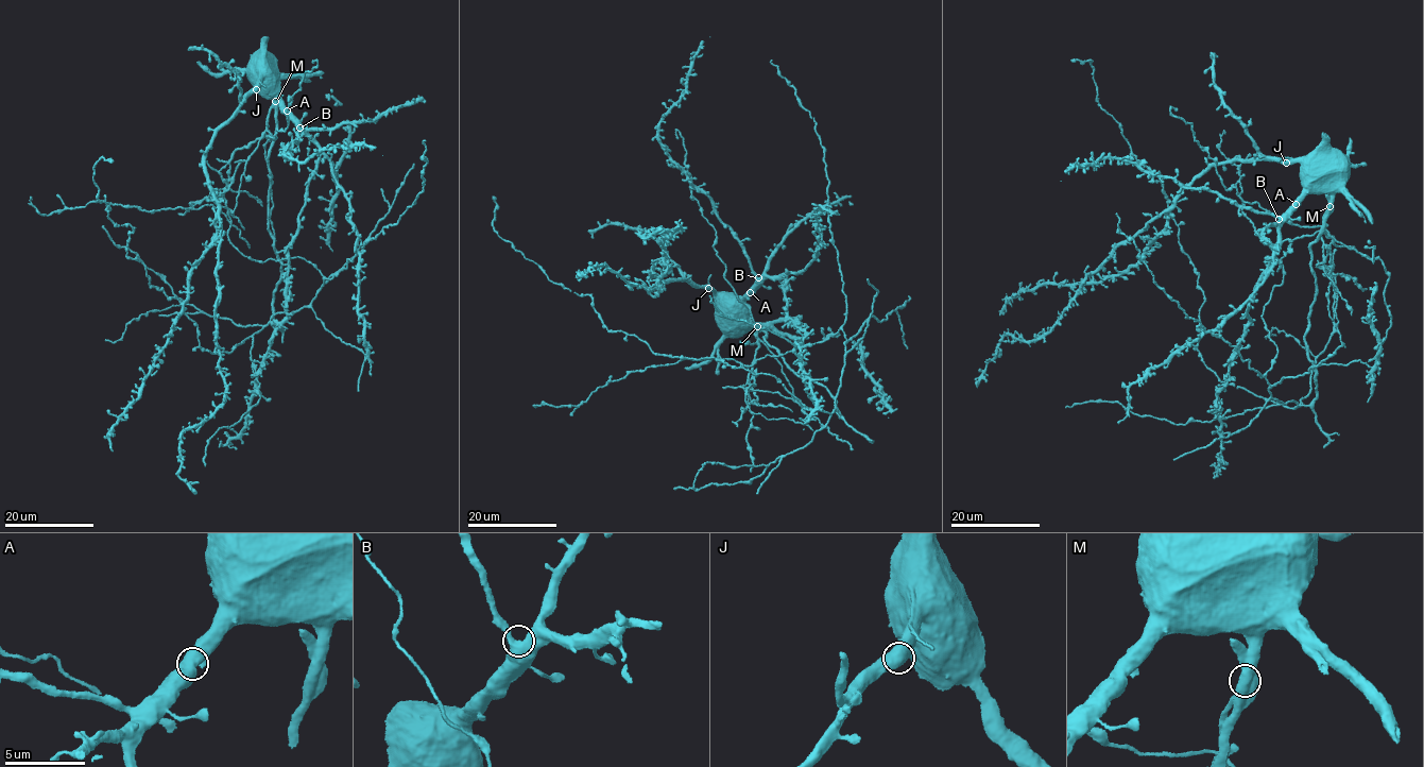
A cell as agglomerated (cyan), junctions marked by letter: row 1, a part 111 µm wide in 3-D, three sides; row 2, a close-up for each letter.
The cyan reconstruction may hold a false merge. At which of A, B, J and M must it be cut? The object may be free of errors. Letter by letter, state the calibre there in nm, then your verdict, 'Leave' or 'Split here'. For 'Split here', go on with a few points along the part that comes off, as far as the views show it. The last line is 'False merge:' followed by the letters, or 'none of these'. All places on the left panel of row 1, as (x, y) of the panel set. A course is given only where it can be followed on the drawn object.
A: Thickness 600 nm. Leave
B: Thickness 600 nm. Leave
J: Thickness 650 nm. Leave
M: Thickness 750 nm. Split here. Course of the part to remove: (275, 102), (263, 135), (234, 152), (227, 185), (212, 193), (213, 202), (240, 231), (239, 236), (249, 248)
False merge: M

